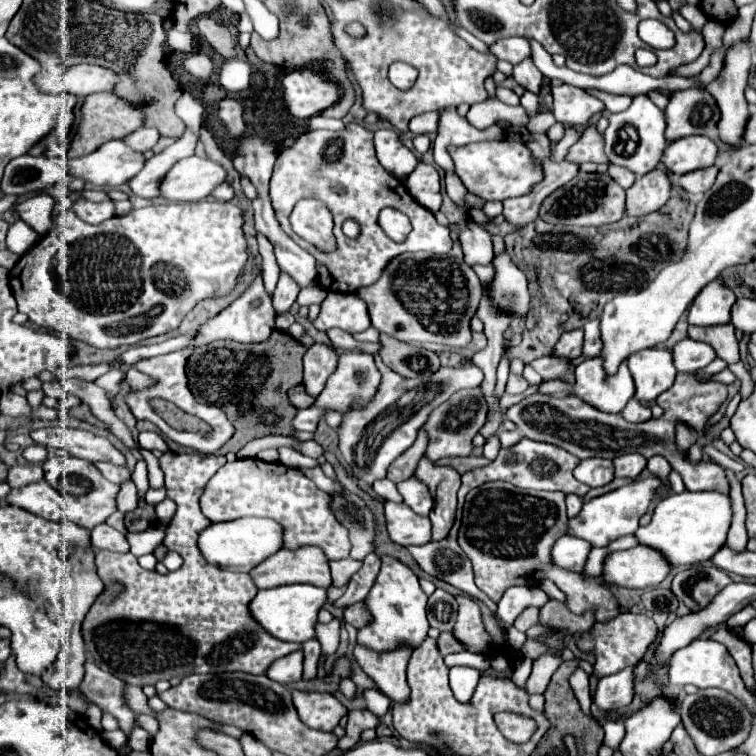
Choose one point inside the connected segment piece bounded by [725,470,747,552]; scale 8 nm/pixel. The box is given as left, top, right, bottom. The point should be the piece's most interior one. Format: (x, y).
(737, 540)

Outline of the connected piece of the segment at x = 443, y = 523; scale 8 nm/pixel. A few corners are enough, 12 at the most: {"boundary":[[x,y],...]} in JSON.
{"boundary":[[425,456],[415,472],[433,496],[433,540],[455,520],[461,476]]}

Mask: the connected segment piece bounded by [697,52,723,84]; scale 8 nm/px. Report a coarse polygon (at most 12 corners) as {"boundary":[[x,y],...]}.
{"boundary":[[713,52],[709,66],[697,84],[709,84],[723,68],[723,52]]}

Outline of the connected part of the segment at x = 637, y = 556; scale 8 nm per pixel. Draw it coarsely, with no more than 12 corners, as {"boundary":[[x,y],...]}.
{"boundary":[[645,544],[611,552],[605,582],[625,588],[657,586],[671,564]]}

